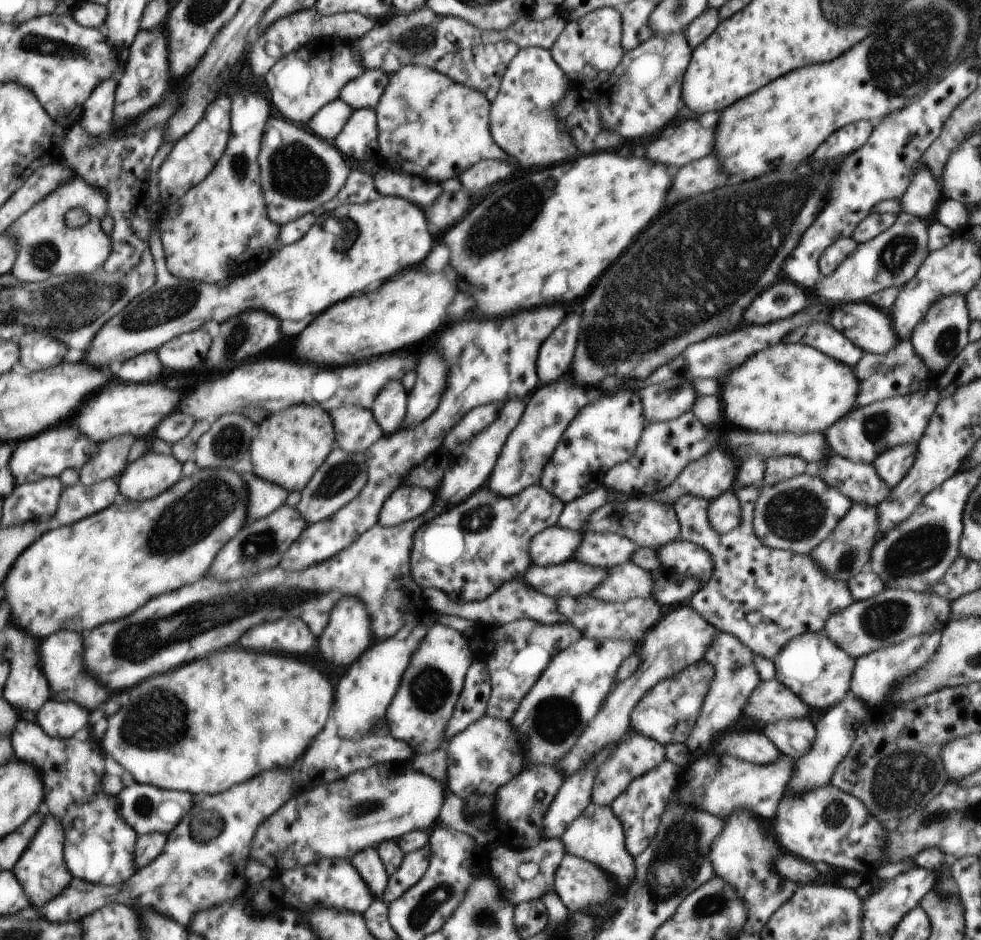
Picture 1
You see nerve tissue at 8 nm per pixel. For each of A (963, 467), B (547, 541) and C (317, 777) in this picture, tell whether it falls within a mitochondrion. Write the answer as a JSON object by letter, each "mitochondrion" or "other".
{"A":"other","B":"other","C":"other"}

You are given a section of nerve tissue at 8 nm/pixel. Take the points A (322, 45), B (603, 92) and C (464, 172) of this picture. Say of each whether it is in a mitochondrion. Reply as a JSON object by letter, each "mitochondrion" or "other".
{"A":"other","B":"other","C":"other"}

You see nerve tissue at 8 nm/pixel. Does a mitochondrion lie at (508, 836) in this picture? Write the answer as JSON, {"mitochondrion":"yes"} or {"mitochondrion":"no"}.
{"mitochondrion":"no"}

